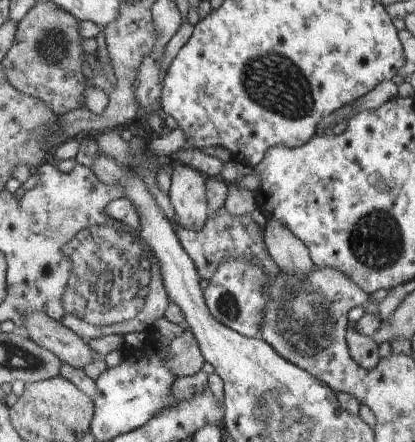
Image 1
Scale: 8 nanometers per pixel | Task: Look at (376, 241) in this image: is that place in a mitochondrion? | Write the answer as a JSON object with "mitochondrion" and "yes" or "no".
{"mitochondrion":"yes"}

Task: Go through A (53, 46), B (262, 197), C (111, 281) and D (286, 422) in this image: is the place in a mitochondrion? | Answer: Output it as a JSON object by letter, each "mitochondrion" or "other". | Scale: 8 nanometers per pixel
{"A":"mitochondrion","B":"other","C":"mitochondrion","D":"mitochondrion"}

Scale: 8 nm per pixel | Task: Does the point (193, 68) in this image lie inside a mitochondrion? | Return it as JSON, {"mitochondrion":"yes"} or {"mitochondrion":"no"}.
{"mitochondrion":"no"}

